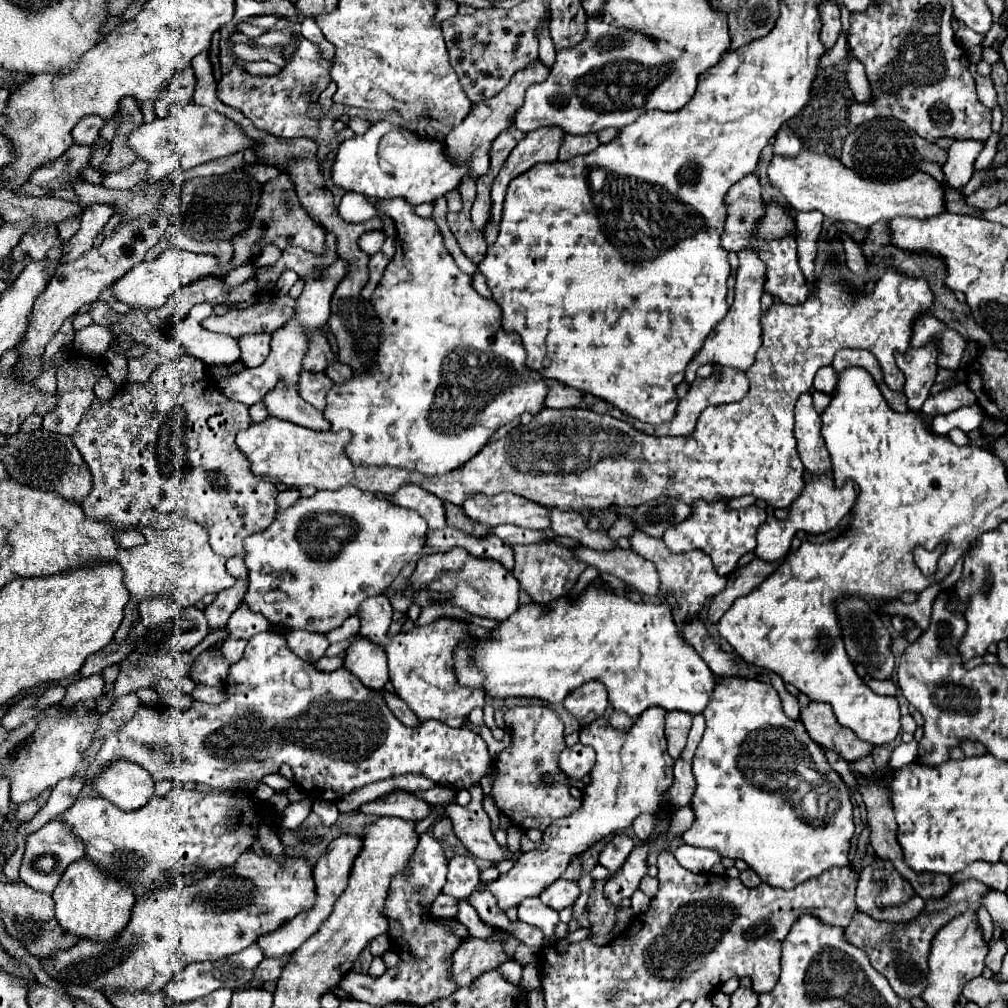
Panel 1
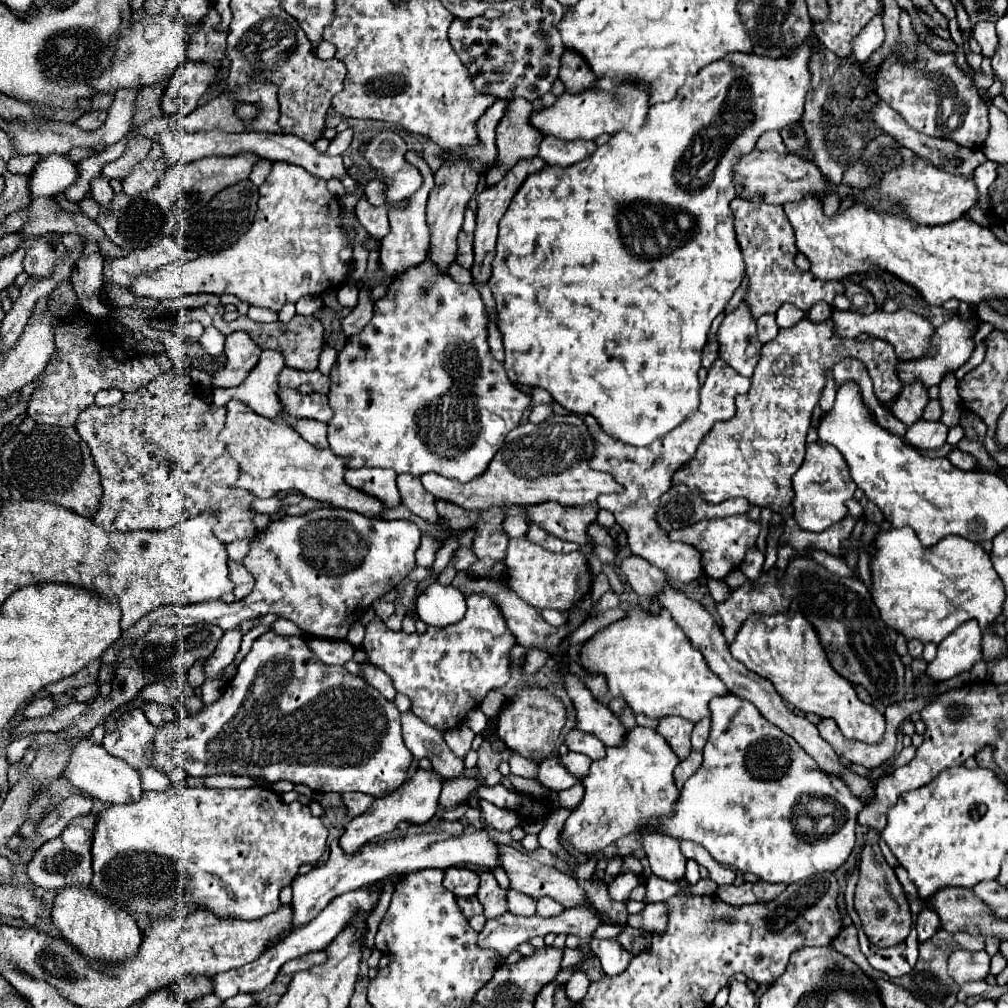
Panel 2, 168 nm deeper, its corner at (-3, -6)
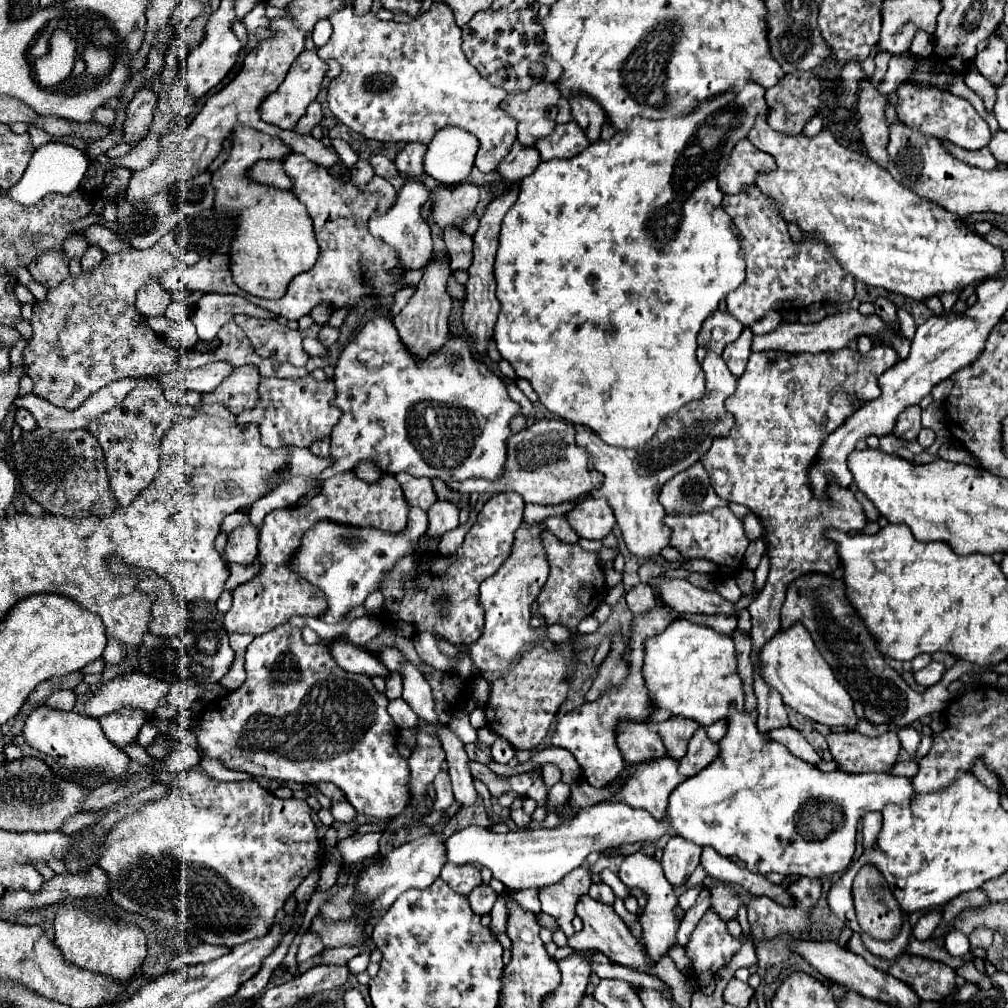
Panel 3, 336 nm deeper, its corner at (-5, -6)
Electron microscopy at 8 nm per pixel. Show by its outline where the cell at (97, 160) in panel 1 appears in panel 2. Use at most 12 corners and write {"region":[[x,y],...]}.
{"region":[[92,179],[90,193],[100,207],[114,197],[110,179]]}

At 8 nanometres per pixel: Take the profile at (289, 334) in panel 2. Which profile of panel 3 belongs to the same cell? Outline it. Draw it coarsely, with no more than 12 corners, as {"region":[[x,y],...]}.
{"region":[[234,317],[254,351],[304,367],[300,331],[274,319]]}

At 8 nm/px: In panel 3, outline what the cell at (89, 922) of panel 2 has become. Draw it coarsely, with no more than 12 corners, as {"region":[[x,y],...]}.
{"region":[[62,907],[54,945],[68,963],[126,983],[142,971],[134,923]]}

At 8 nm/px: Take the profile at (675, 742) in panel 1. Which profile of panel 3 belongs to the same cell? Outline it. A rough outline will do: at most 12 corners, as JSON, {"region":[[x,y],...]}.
{"region":[[682,715],[658,725],[668,755],[682,759],[700,725]]}

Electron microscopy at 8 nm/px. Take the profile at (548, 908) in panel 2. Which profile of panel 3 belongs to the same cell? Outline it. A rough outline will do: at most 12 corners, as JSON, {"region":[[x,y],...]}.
{"region":[[584,863],[538,889],[542,913],[566,937],[575,933],[576,903],[592,885]]}

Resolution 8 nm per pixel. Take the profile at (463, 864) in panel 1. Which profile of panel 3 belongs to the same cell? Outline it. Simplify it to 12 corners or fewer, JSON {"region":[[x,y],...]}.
{"region":[[446,863],[440,877],[460,895],[482,883],[474,865]]}

